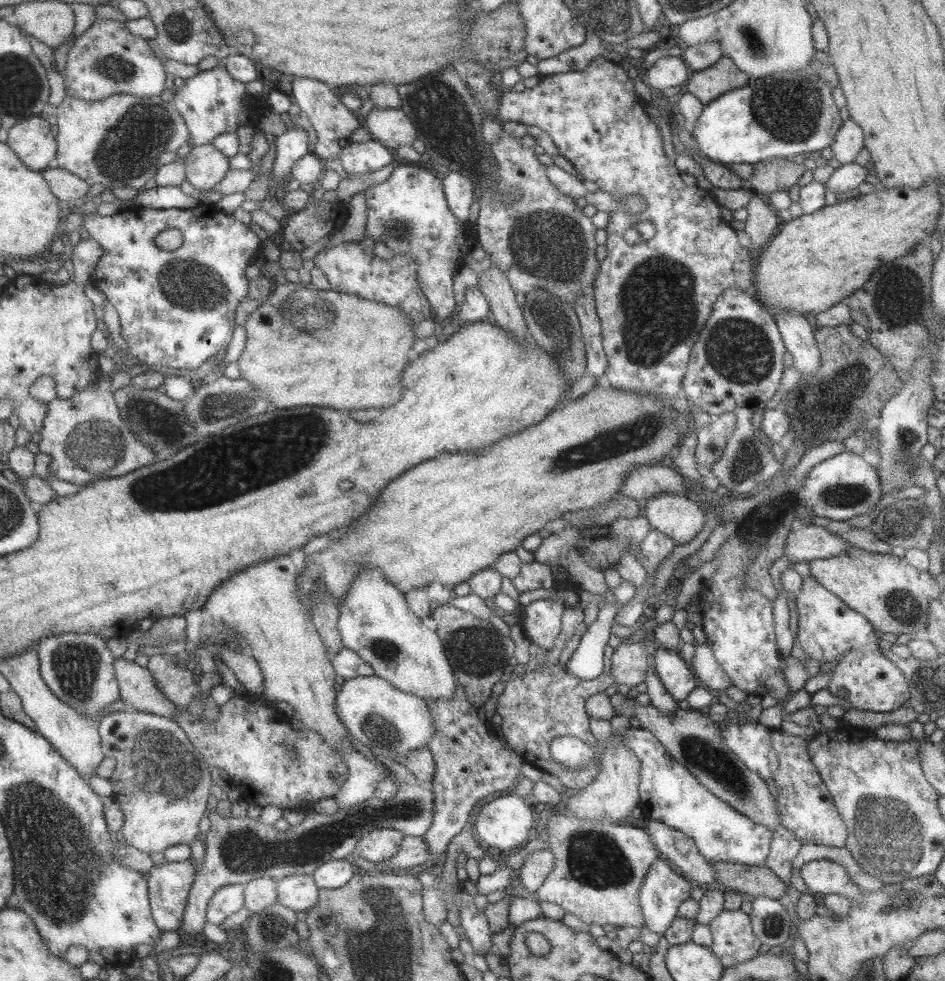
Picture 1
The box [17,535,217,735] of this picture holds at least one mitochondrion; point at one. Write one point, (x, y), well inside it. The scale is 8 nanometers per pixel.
(74, 666)

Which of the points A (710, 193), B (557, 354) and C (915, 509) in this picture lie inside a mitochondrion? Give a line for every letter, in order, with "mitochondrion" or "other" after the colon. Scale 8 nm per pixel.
A: other
B: other
C: mitochondrion

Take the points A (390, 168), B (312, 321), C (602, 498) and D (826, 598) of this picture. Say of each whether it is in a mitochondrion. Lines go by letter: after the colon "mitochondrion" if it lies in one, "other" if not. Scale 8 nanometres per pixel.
A: other
B: mitochondrion
C: other
D: other

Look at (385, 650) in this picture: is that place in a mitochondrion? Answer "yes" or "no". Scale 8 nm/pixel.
yes

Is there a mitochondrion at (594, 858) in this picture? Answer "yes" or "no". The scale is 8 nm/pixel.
yes

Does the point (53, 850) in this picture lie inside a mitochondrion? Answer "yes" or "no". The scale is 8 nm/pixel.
yes

